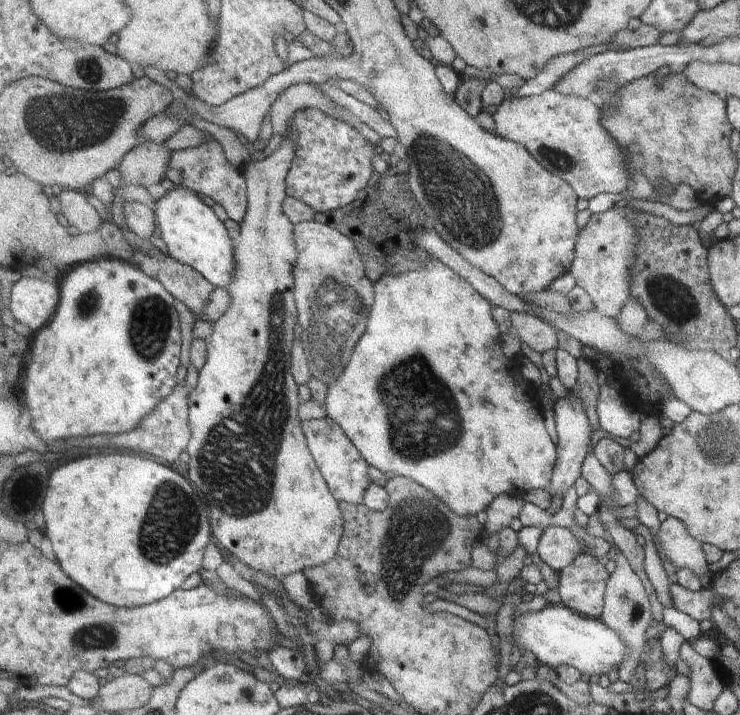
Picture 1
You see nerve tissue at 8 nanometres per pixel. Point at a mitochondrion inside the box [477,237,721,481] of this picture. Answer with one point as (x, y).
(671, 297)

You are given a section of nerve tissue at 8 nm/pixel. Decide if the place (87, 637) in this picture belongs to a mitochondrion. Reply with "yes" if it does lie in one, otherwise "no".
yes

